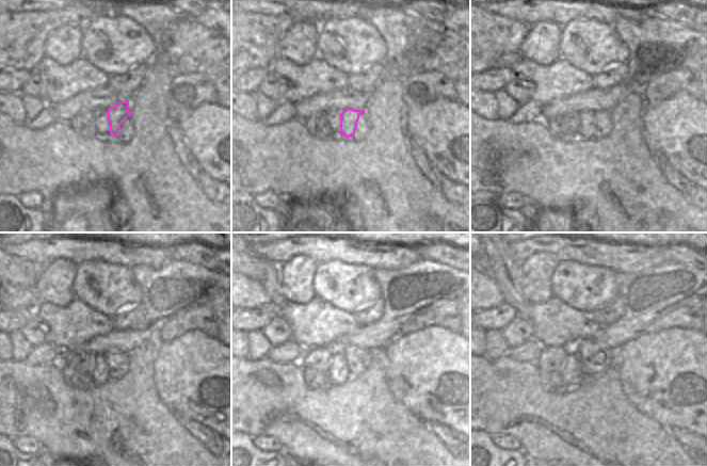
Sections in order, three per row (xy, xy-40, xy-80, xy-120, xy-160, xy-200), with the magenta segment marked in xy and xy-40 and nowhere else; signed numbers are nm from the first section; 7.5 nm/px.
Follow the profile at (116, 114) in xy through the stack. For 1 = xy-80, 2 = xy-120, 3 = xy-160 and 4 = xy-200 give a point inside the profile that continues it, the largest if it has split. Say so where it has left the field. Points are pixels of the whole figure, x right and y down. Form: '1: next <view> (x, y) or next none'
1: next xy-80 (587, 126)
2: next xy-120 (100, 372)
3: next xy-160 (338, 372)
4: next xy-200 (572, 370)

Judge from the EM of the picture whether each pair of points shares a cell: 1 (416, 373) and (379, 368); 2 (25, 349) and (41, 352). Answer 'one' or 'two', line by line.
1: two
2: two

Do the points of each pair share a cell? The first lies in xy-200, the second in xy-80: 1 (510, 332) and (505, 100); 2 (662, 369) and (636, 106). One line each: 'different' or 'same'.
1: different
2: different

